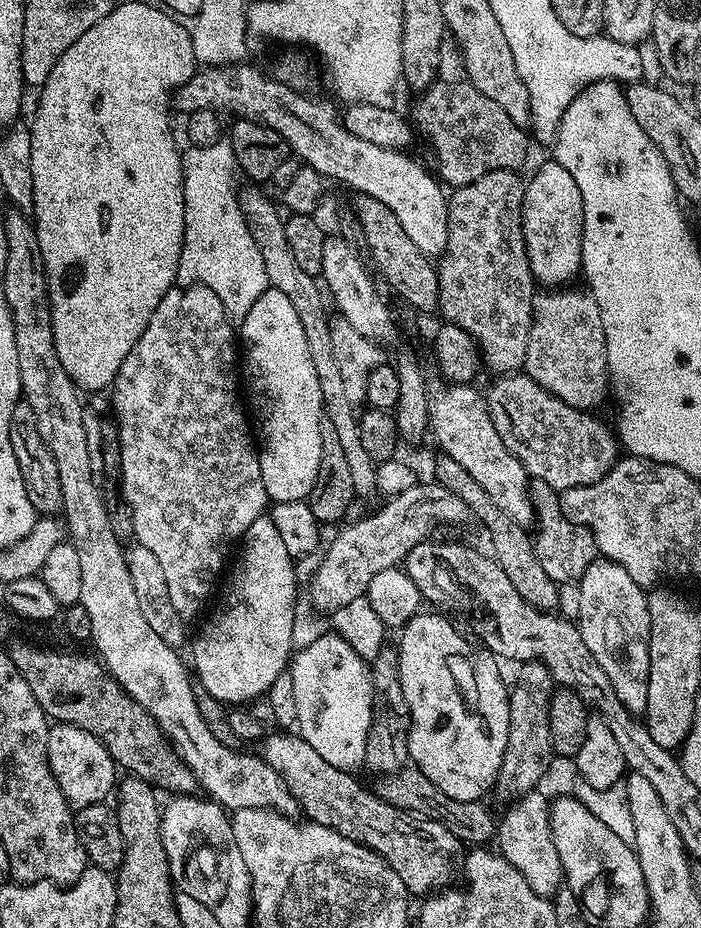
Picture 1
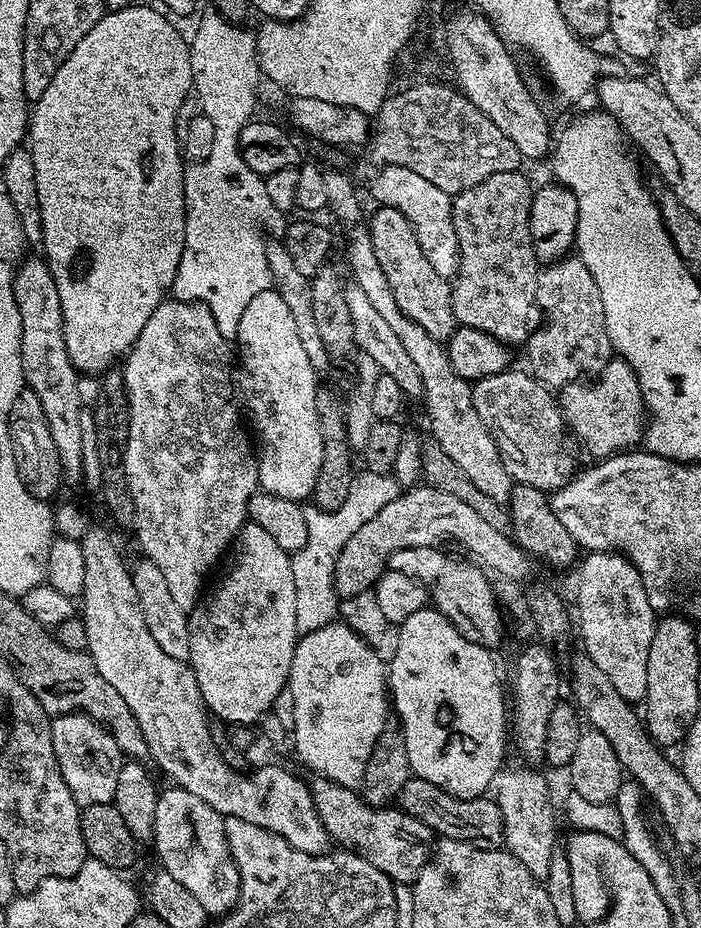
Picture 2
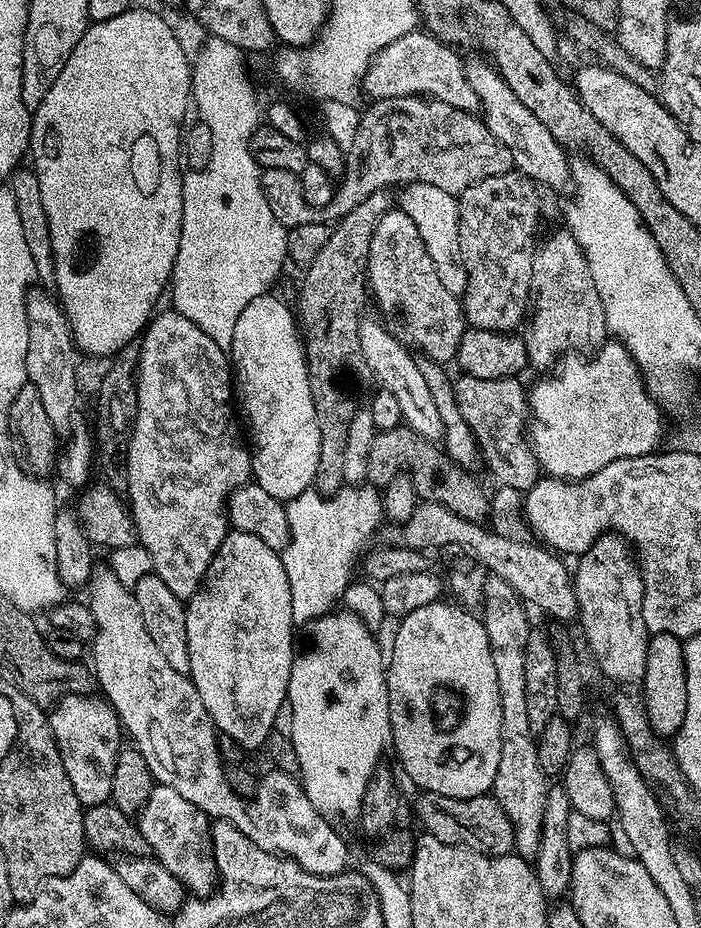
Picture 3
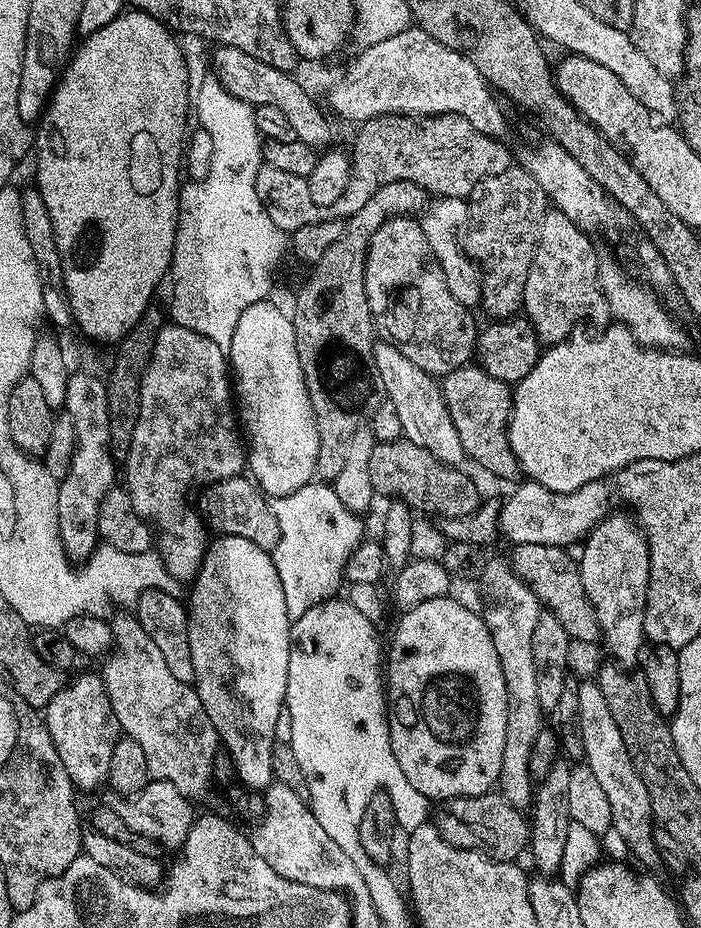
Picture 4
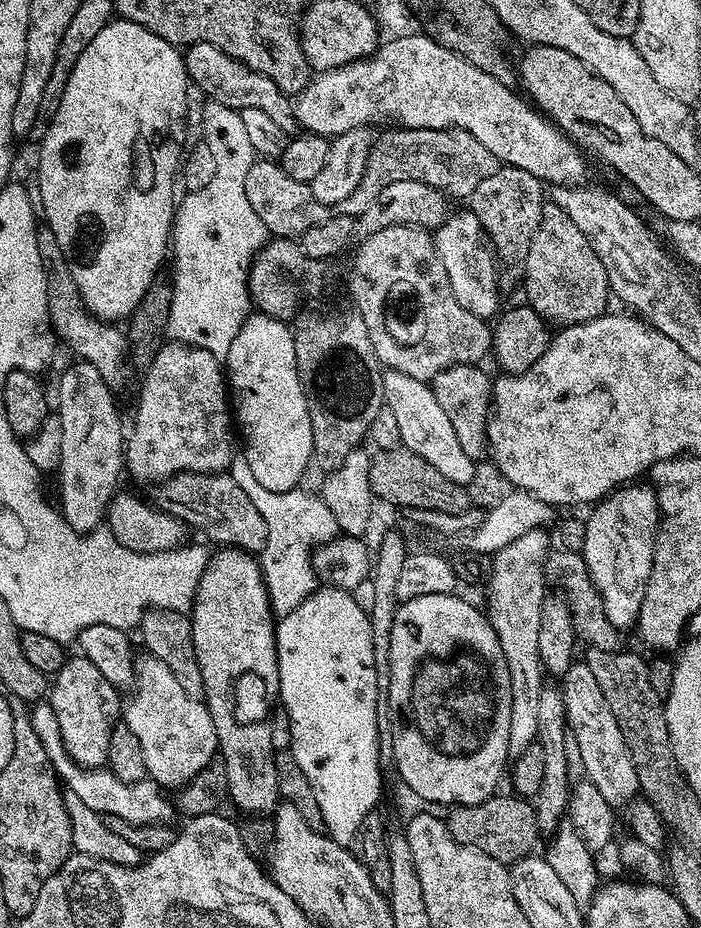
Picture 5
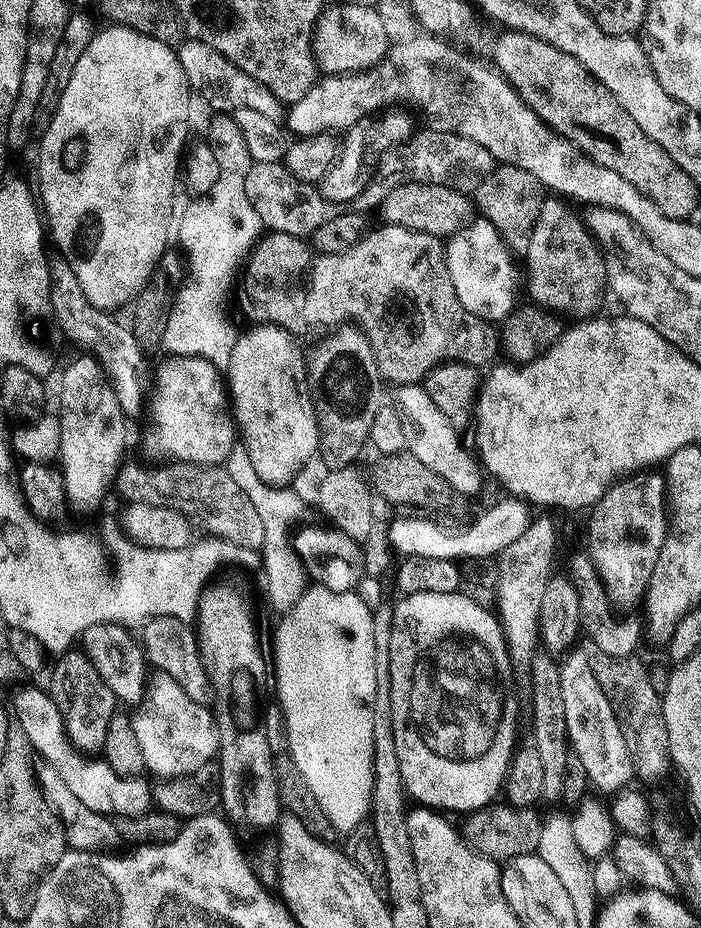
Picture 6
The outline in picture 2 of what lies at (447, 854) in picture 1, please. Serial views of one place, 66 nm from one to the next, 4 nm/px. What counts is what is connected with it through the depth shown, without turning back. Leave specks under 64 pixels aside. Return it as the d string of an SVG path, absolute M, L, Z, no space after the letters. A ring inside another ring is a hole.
M323 778L313 781L310 784L312 801L329 837L335 843L337 840L341 849L357 852L362 858L366 858L366 862L370 862L370 866L378 866L378 870L382 870L382 874L386 874L397 885L415 884L424 864L430 858L430 849L434 844L433 832L413 816L400 811L399 807L373 808L365 802L359 791L344 788Z

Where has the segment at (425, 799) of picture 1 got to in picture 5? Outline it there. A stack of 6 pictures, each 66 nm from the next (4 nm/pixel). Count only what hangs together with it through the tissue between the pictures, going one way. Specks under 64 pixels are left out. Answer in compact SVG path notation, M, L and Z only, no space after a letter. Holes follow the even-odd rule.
M493 794L477 804L458 804L446 816L448 832L459 844L477 848L498 863L511 866L525 856L533 855L536 839L541 839L536 815L527 799L515 794Z

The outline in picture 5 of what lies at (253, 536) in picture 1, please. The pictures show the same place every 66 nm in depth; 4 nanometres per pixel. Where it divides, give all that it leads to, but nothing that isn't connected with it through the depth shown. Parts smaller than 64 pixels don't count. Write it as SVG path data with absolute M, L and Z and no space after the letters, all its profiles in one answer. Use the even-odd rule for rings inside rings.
M224 546L216 551L220 552L213 551L209 555L190 613L194 654L198 658L198 670L202 670L202 699L208 705L210 718L214 718L218 755L226 764L226 776L229 778L227 799L242 808L243 813L272 814L281 799L269 723L280 694L280 663L276 657L274 613L261 561L243 548Z

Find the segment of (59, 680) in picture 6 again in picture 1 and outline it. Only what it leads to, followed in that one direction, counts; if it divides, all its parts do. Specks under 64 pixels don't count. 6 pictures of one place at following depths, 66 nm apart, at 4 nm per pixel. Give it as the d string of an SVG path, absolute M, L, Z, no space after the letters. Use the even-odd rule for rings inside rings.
M53 723L46 738L46 754L50 770L66 798L69 808L85 808L105 803L118 784L118 765L106 746L94 734L73 724Z

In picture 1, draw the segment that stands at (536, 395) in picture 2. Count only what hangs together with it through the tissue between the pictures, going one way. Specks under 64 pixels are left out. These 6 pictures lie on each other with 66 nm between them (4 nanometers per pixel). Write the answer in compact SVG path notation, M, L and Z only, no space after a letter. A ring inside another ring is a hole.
M500 374L486 391L488 413L506 442L506 450L522 462L531 479L548 482L558 493L593 484L603 478L618 459L618 436L591 411L575 408L550 394L527 374Z

